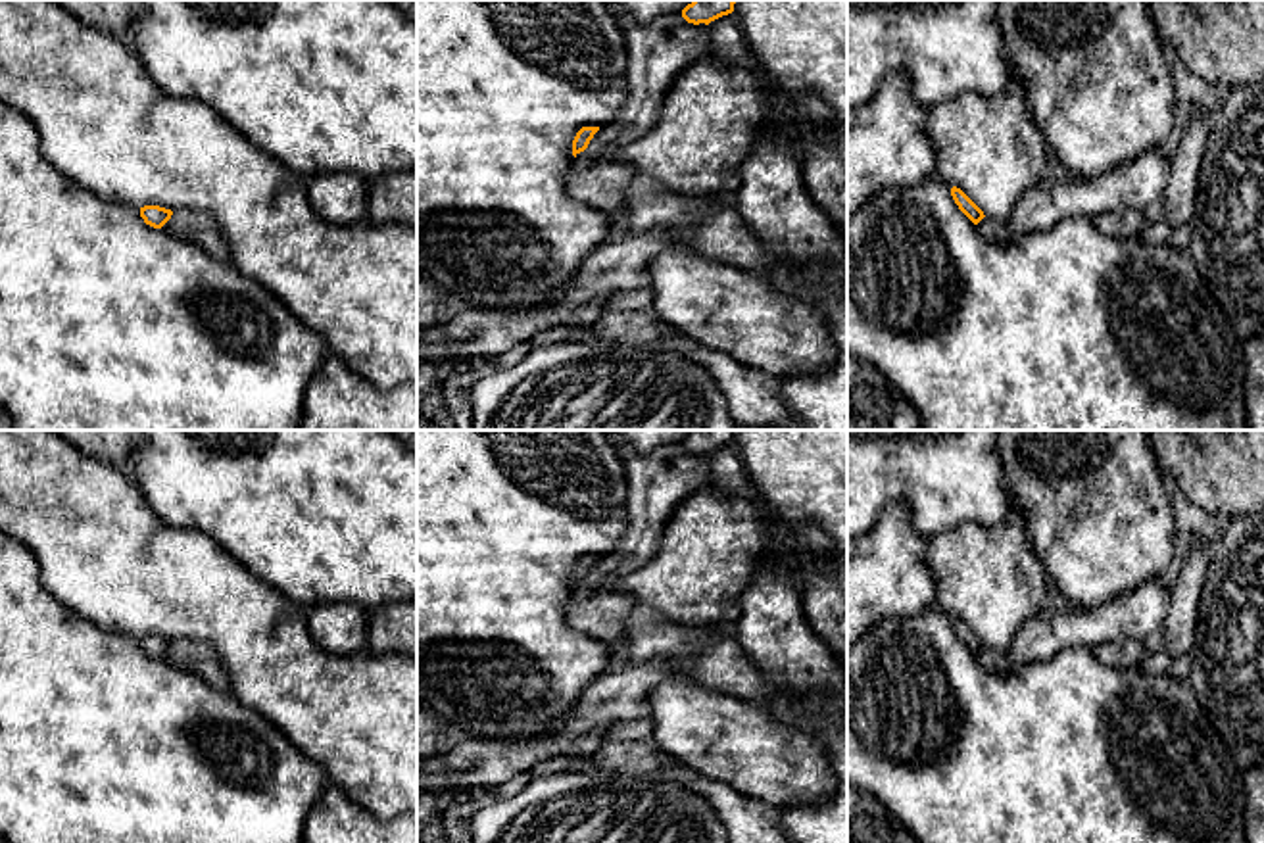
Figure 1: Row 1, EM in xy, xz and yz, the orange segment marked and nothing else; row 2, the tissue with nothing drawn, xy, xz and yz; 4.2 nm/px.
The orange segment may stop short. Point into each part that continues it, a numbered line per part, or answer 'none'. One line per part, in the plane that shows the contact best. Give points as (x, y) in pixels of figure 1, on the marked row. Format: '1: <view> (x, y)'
none

